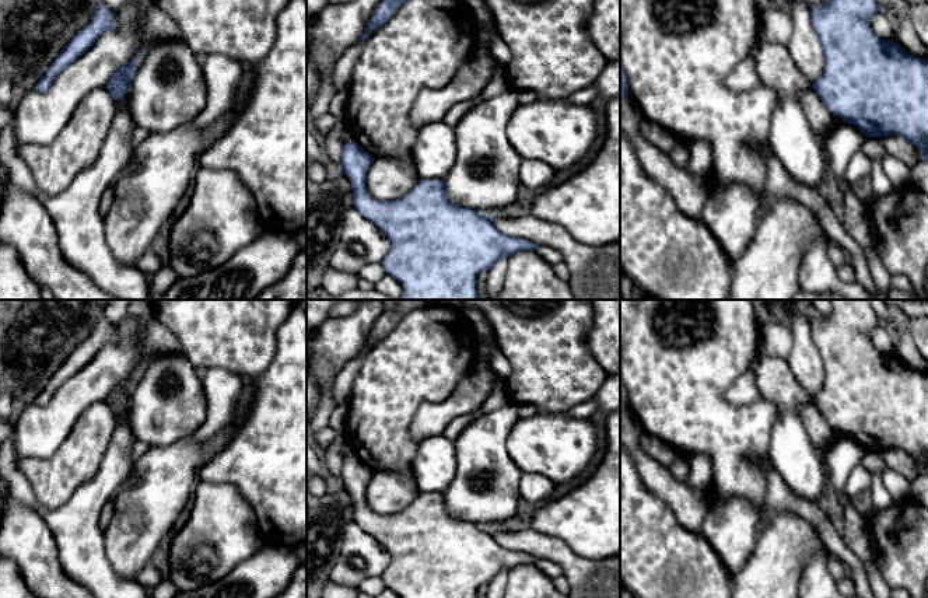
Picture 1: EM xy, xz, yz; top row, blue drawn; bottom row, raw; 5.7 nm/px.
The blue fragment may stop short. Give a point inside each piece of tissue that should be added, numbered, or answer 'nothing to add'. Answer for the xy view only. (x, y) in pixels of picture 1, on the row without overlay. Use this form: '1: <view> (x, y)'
nothing to add

